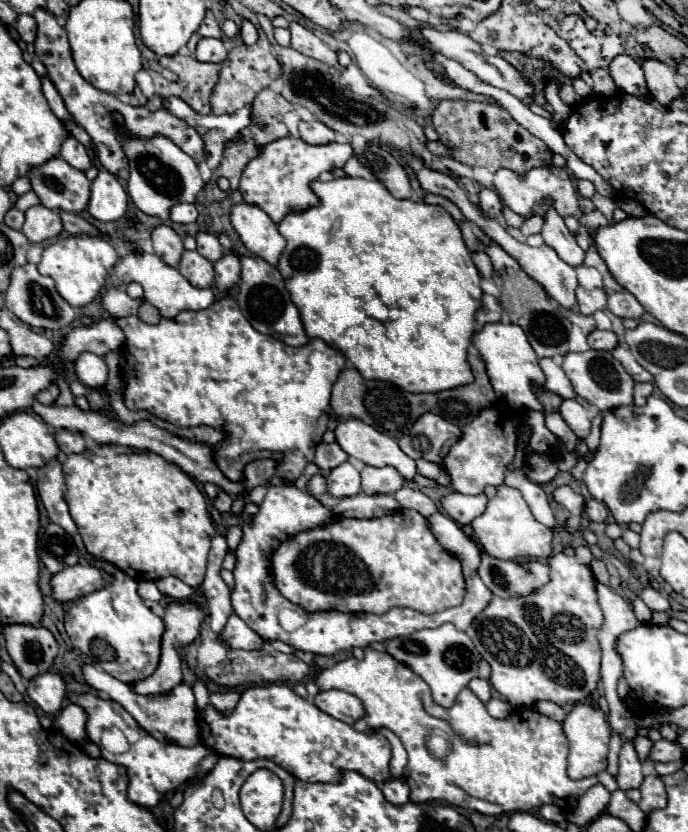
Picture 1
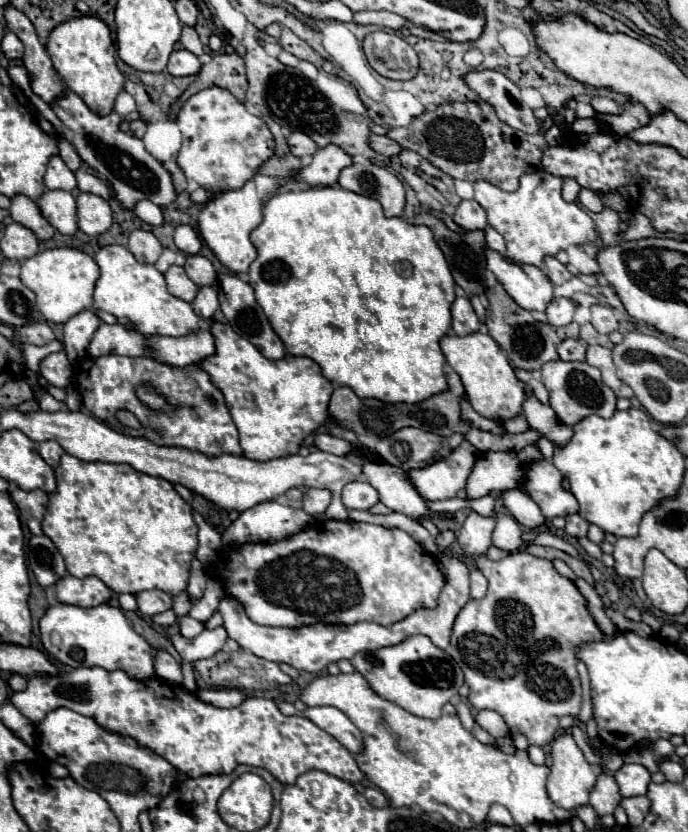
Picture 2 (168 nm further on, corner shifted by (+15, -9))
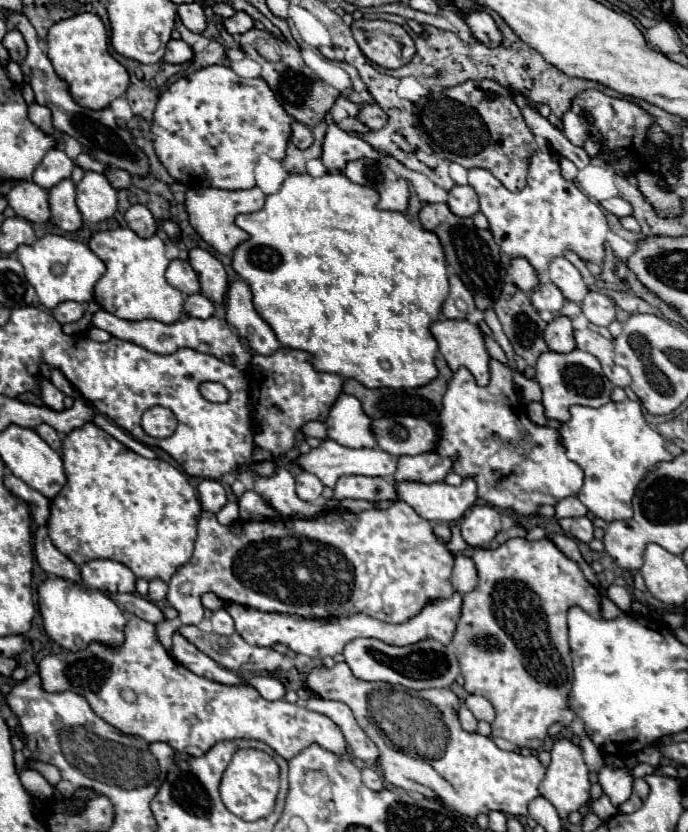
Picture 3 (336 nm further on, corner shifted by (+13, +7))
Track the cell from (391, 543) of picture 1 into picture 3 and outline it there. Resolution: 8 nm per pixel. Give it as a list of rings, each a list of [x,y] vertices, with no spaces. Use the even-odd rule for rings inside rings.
[[[401,500],[395,502],[387,510],[365,510],[365,512],[359,512],[359,514],[353,514],[353,512],[347,512],[347,510],[329,510],[327,514],[311,518],[311,520],[281,520],[281,522],[267,522],[267,520],[263,520],[263,522],[243,522],[243,520],[239,520],[239,522],[235,522],[231,526],[223,526],[223,524],[217,522],[215,514],[203,512],[201,520],[197,524],[197,540],[195,540],[193,556],[189,558],[187,564],[179,566],[175,576],[171,578],[167,600],[179,612],[177,618],[181,620],[181,624],[197,624],[199,620],[203,620],[201,596],[207,594],[207,592],[213,592],[223,602],[235,602],[235,604],[249,606],[249,608],[255,608],[255,610],[261,610],[261,612],[285,612],[285,614],[297,614],[301,618],[353,616],[353,614],[361,612],[361,614],[367,614],[367,616],[377,618],[381,622],[403,624],[403,622],[411,620],[413,616],[417,616],[427,602],[439,600],[439,598],[451,598],[451,594],[453,594],[453,586],[451,586],[453,560],[455,560],[455,556],[447,550],[447,546],[441,540],[435,540],[431,524],[427,524],[427,520],[423,520],[409,504],[405,504]]]

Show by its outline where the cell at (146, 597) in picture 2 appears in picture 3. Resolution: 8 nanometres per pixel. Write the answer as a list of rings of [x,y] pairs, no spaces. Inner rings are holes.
[[[151,580],[149,582],[149,598],[153,602],[165,600],[165,582],[163,580]]]

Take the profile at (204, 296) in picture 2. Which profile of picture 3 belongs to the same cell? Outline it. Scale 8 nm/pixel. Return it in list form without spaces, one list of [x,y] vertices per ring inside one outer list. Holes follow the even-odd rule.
[[[191,294],[183,304],[183,312],[187,318],[205,320],[215,314],[215,304],[211,304],[211,300],[207,300],[203,294]]]

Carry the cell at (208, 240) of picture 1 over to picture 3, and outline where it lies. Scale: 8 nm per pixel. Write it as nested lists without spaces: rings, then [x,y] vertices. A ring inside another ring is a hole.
[[[193,248],[189,252],[189,264],[199,276],[203,296],[207,296],[215,306],[221,306],[227,292],[227,274],[223,264],[213,254],[201,248]]]

